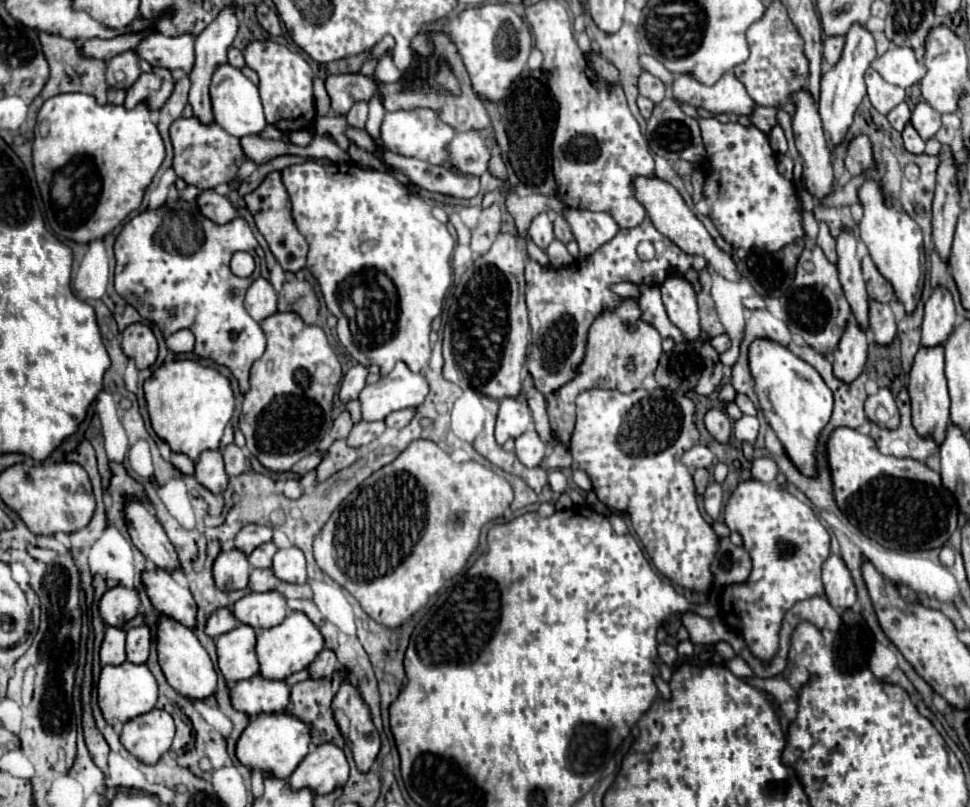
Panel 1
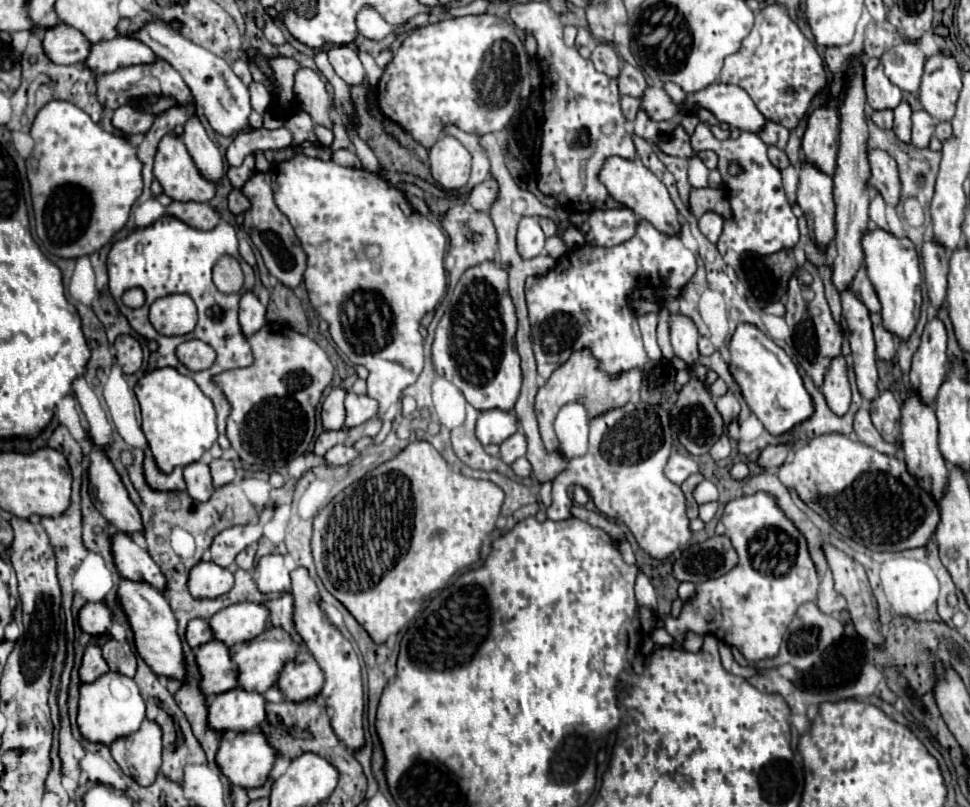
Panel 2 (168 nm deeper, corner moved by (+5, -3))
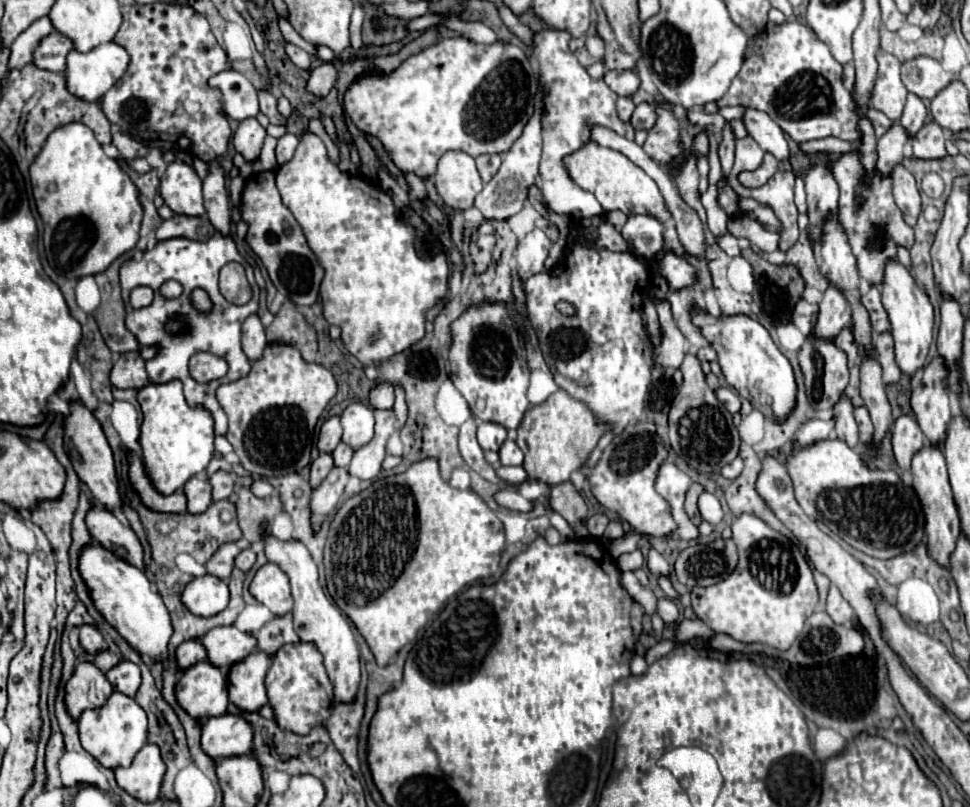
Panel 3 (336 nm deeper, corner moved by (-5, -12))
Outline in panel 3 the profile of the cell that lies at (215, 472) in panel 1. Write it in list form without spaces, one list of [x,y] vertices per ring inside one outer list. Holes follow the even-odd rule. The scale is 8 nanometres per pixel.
[[[192,477],[184,485],[184,495],[188,499],[186,511],[192,513],[192,515],[198,515],[198,513],[206,511],[208,505],[212,503],[212,491],[210,491],[208,479],[196,479],[196,477]]]

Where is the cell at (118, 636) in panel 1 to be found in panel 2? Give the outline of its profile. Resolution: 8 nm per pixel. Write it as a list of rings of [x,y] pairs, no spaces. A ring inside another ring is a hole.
[[[88,644],[82,658],[82,666],[80,666],[80,680],[92,682],[106,672],[108,672],[108,664],[102,658],[102,648],[96,644]]]

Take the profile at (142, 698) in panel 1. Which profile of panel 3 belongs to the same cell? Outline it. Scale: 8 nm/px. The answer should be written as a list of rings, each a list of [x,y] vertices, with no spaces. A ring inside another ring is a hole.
[[[118,691],[110,695],[110,699],[98,709],[86,709],[78,721],[78,733],[82,747],[102,765],[108,769],[128,767],[134,755],[146,745],[148,733],[148,719],[144,709],[132,699]]]

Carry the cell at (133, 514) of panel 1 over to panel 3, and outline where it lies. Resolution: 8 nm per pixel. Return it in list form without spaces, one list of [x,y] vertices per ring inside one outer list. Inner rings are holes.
[[[70,401],[70,413],[64,417],[64,447],[66,447],[66,453],[70,455],[74,471],[88,485],[94,499],[108,509],[120,507],[112,449],[106,441],[106,435],[100,427],[98,419],[94,417],[94,413],[82,401]]]

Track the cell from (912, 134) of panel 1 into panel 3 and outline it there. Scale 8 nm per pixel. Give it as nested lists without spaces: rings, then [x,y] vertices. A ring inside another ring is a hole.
[[[908,93],[908,101],[906,101],[906,107],[904,107],[904,113],[902,113],[900,123],[908,129],[910,135],[916,135],[916,131],[924,125],[926,117],[928,117],[926,103],[918,95]]]

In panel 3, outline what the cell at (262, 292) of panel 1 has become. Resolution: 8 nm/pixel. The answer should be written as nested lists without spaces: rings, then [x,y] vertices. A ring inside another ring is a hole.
[[[250,315],[242,325],[242,351],[248,361],[262,359],[262,351],[266,347],[266,329],[258,315]]]

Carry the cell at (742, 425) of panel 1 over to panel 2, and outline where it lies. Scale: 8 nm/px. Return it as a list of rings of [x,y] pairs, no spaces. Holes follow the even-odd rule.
[[[728,392],[728,394],[722,396],[722,398],[718,398],[718,400],[716,400],[716,408],[718,408],[718,412],[722,414],[726,426],[730,426],[732,422],[738,420],[738,414],[740,414],[740,402],[736,400],[736,396],[734,396],[732,392]]]

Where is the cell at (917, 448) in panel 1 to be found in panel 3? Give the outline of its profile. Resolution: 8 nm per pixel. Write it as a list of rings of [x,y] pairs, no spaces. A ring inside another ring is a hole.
[[[856,407],[854,409],[854,419],[856,419],[858,429],[860,429],[860,441],[868,443],[870,437],[872,437],[872,421],[870,421],[868,409],[866,407]]]

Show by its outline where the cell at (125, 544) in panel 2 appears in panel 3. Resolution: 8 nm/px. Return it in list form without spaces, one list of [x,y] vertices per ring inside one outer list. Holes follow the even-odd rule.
[[[92,503],[90,511],[86,513],[86,527],[90,535],[106,549],[116,553],[120,559],[126,559],[128,563],[136,565],[138,569],[144,569],[144,563],[142,563],[144,553],[138,537],[110,509],[98,503]]]

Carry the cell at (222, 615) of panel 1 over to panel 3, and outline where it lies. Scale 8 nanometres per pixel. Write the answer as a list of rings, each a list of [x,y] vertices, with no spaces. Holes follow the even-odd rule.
[[[192,639],[192,641],[186,641],[182,643],[178,649],[176,649],[176,665],[178,669],[188,669],[192,667],[194,663],[200,663],[206,659],[206,649],[202,647],[202,643],[198,639]]]

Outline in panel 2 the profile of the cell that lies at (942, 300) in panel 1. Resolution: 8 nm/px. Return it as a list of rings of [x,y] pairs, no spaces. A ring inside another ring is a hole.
[[[936,316],[932,318],[922,334],[922,342],[912,358],[910,370],[910,384],[918,390],[920,398],[928,404],[934,402],[940,384],[944,382],[946,374],[946,328],[942,320]]]

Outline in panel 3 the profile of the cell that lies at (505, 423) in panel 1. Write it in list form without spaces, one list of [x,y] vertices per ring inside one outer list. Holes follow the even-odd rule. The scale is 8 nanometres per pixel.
[[[480,423],[476,435],[482,449],[498,451],[500,445],[506,441],[506,429],[498,423]]]

